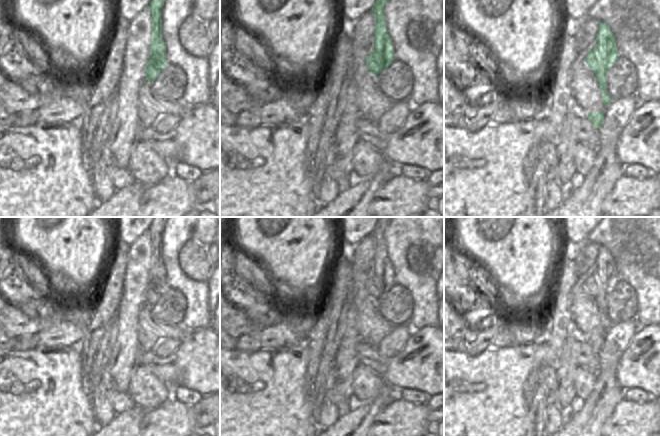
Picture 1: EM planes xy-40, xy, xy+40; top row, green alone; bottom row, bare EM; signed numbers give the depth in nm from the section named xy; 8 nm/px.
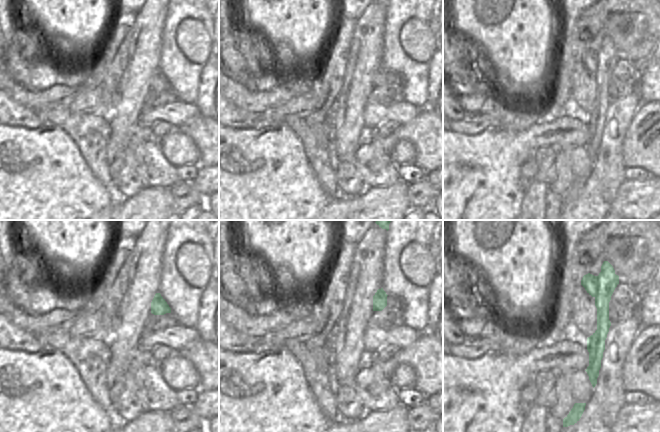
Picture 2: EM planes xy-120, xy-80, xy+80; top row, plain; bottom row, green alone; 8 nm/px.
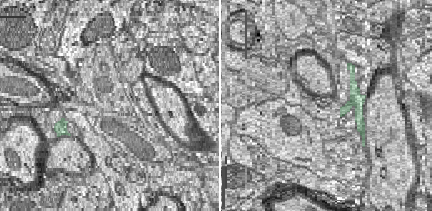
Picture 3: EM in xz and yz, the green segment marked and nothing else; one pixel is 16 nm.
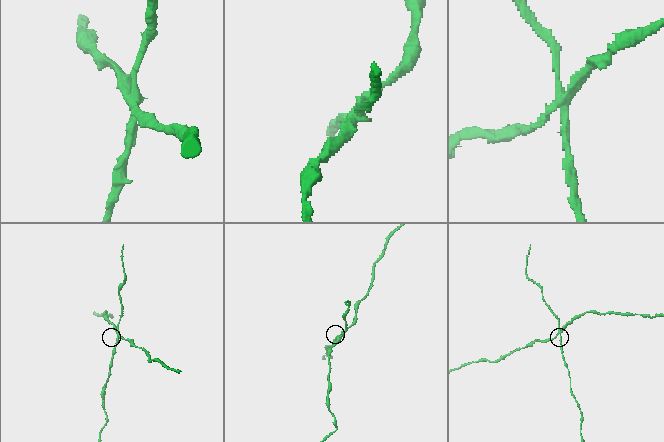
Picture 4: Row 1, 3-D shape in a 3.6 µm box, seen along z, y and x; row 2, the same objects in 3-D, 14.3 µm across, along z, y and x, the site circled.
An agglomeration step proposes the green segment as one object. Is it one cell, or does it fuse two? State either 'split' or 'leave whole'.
split

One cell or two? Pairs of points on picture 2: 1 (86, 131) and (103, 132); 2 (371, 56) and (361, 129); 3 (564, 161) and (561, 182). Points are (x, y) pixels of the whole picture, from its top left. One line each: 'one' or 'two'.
1: one
2: one
3: one

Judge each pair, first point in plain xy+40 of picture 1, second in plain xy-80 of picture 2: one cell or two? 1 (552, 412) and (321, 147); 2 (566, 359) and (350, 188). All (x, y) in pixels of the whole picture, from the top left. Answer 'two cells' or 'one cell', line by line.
1: one cell
2: two cells

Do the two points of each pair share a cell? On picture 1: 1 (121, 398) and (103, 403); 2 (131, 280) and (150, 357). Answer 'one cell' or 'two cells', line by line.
1: two cells
2: two cells

